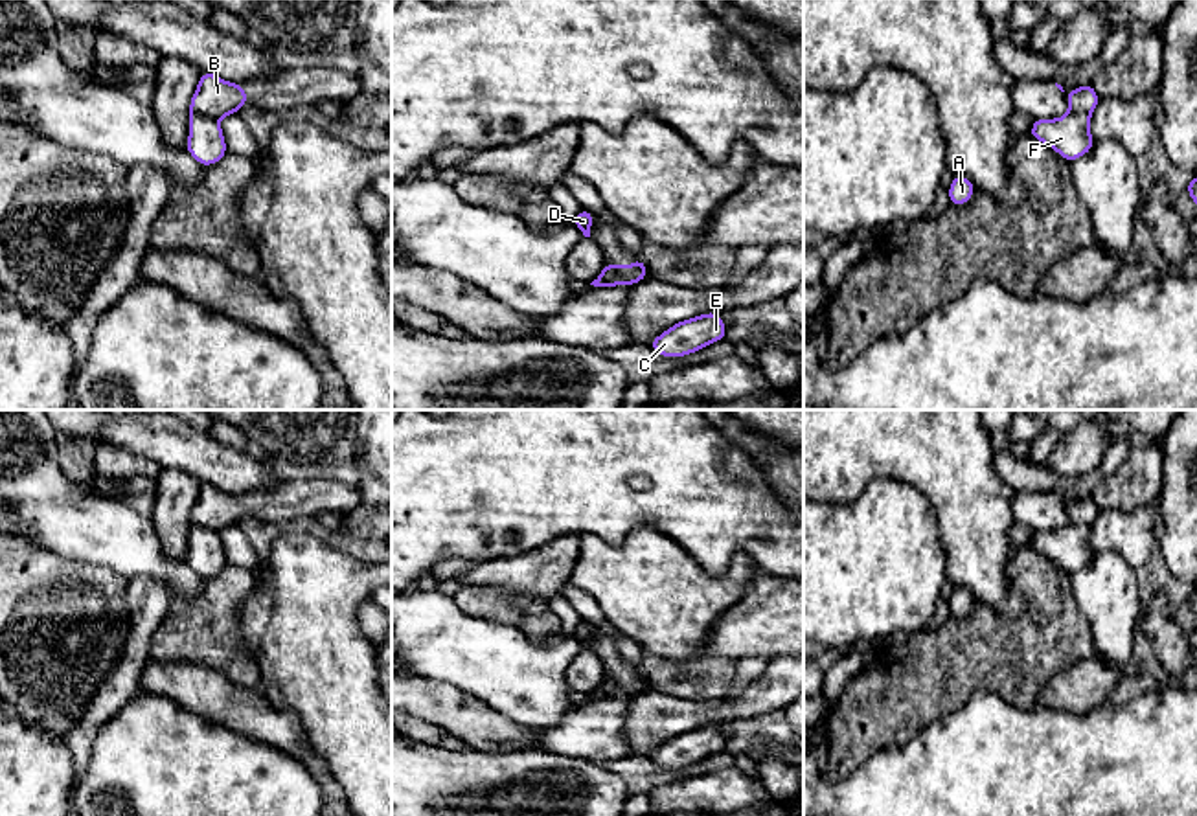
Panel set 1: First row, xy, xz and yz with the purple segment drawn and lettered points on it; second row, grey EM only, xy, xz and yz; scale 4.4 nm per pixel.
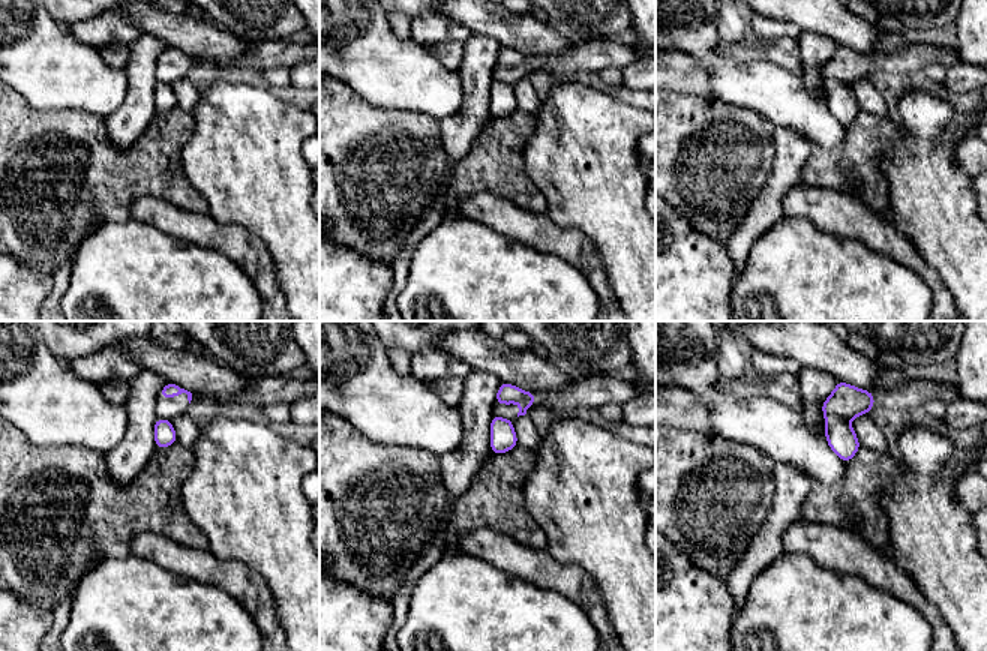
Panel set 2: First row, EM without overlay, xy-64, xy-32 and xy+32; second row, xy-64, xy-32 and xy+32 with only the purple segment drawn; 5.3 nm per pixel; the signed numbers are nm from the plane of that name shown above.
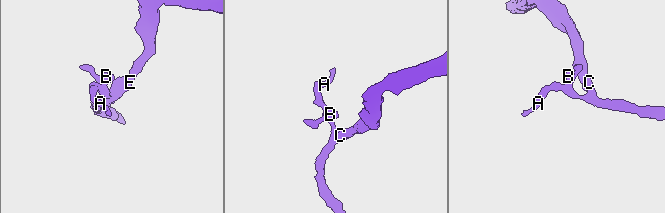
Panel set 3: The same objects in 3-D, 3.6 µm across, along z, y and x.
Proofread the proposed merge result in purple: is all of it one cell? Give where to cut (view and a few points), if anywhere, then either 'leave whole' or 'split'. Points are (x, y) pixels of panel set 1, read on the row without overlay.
cut xy (192, 522), (217, 533); split

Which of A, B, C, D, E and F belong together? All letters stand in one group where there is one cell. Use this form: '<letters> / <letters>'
A C D E F / B

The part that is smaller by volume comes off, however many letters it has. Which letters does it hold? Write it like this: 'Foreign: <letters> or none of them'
Foreign: B

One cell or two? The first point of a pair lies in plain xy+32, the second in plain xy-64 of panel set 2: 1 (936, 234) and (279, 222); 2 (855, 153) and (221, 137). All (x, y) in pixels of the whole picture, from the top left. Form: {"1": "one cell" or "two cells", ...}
{"1": "one cell", "2": "two cells"}

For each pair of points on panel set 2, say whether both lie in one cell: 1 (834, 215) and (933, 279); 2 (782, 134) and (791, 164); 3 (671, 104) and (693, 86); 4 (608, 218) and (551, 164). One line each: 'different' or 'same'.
1: same
2: same
3: different
4: same

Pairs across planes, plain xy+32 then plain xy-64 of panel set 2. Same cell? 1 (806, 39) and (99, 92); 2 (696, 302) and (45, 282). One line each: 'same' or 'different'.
1: different
2: same

